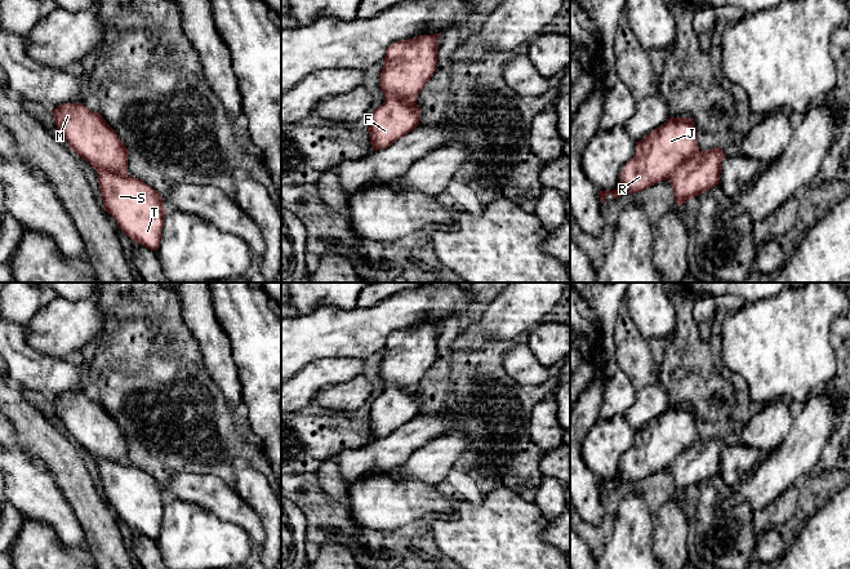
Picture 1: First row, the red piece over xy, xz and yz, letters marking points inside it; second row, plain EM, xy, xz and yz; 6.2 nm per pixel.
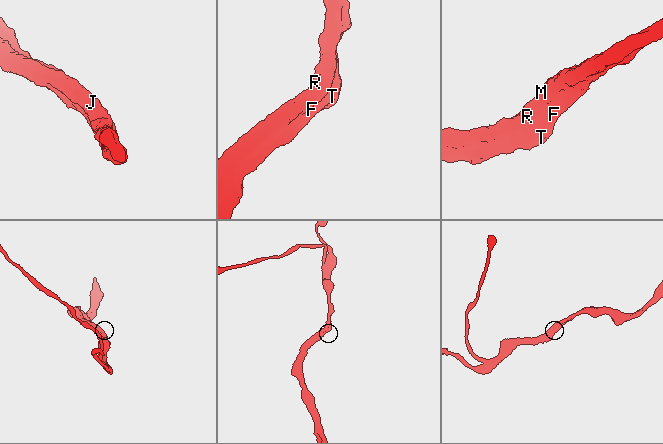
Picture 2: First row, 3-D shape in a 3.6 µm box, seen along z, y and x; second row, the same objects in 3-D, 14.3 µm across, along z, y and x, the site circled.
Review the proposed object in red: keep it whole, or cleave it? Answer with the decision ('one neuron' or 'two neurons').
one neuron

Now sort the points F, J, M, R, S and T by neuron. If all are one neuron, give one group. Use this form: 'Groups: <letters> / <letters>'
Groups: F J M R S T

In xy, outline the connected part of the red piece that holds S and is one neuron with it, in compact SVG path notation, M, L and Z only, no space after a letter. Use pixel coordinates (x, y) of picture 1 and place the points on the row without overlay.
M64 392L52 403L68 436L97 461L104 499L126 525L156 541L164 492L156 479L126 462L129 439L115 419L83 392Z

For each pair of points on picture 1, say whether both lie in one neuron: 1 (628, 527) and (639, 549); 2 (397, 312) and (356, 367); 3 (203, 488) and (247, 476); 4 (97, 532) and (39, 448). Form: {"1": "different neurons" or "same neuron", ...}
{"1": "same neuron", "2": "different neurons", "3": "different neurons", "4": "same neuron"}

